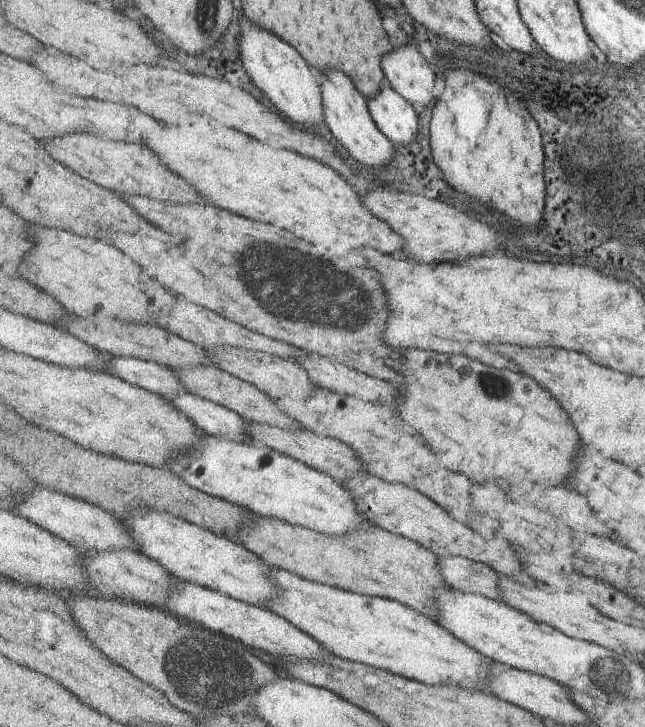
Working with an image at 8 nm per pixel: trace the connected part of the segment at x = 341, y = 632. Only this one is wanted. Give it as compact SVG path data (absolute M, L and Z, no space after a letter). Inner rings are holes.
M274 568L271 576L279 588L279 596L271 600L266 608L319 640L319 644L323 644L335 656L382 668L425 684L455 684L457 688L467 688L469 692L488 691L487 678L493 660L461 642L430 616L393 599L363 596L361 593L303 578L288 570Z

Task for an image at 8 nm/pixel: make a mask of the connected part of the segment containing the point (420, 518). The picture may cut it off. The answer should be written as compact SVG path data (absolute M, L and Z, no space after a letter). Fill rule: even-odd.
M359 474L359 476L361 476L361 480L347 480L347 482L340 483L345 488L351 488L351 492L357 500L359 512L364 515L364 518L371 520L374 526L421 543L427 547L427 550L435 552L441 558L467 556L471 560L481 562L481 554L487 552L487 540L481 534L473 532L463 522L457 522L431 498L427 498L425 494L421 494L409 486L403 486L403 484L389 484L389 482L369 476L369 474Z

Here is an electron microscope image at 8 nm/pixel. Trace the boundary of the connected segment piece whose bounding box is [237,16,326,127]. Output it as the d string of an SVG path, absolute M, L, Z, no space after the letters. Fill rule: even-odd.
M245 16L241 20L243 22L238 38L240 51L237 58L241 59L251 80L269 96L269 100L279 108L279 112L285 114L295 124L305 127L326 124L321 100L321 84L317 82L317 76L313 74L305 58L291 44L283 42L281 38L277 38L267 30L257 28Z

